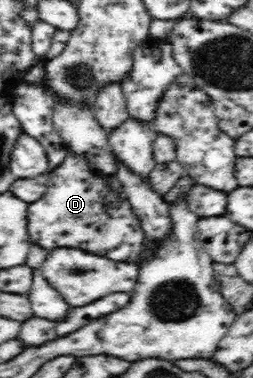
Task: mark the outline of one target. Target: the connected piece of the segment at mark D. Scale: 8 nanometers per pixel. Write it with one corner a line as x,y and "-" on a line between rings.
70,151
59,168
48,175
47,193
29,205
27,231
31,244
45,249
75,247
116,262
133,261
145,234
125,197
119,197
108,187
105,178
93,173
88,161

